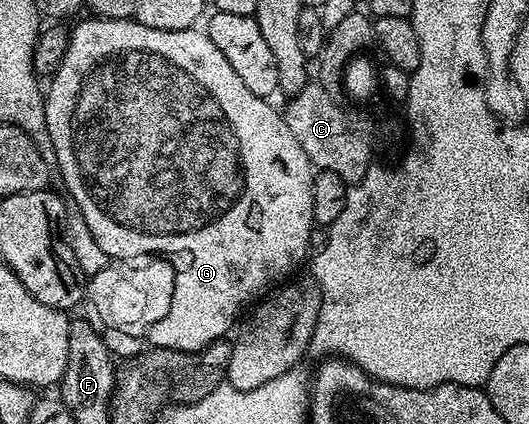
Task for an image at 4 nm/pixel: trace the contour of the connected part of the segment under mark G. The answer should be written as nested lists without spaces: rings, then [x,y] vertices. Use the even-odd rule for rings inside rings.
[[[133,17],[88,18],[69,31],[67,53],[59,69],[48,80],[49,87],[47,83],[47,90],[44,92],[47,133],[55,149],[56,170],[61,170],[61,179],[65,182],[66,189],[73,194],[72,202],[81,210],[83,221],[87,221],[87,229],[91,229],[95,241],[99,241],[99,249],[103,249],[103,253],[117,261],[133,261],[141,257],[137,255],[153,255],[156,251],[161,257],[178,255],[178,259],[175,259],[177,283],[173,286],[171,309],[149,324],[147,339],[155,347],[176,351],[202,351],[210,343],[225,337],[229,326],[236,321],[237,314],[245,306],[248,308],[258,296],[268,292],[278,281],[292,276],[292,271],[304,261],[305,254],[306,259],[310,254],[309,234],[315,230],[311,209],[311,185],[315,174],[313,162],[309,160],[307,153],[303,153],[303,145],[295,141],[295,133],[291,133],[284,114],[278,108],[276,111],[269,99],[251,93],[251,89],[243,85],[243,81],[235,74],[235,69],[231,69],[227,57],[223,57],[223,53],[215,49],[215,41],[211,41],[204,30],[147,29],[147,25],[138,23]]]

